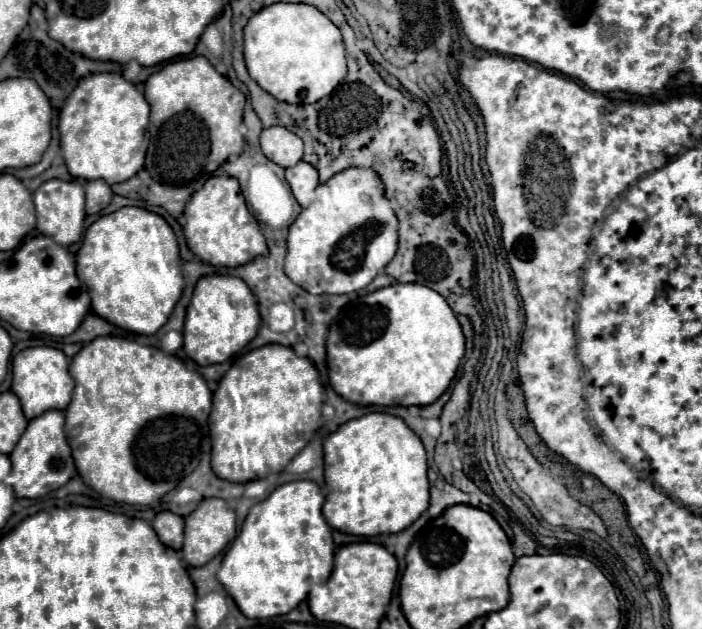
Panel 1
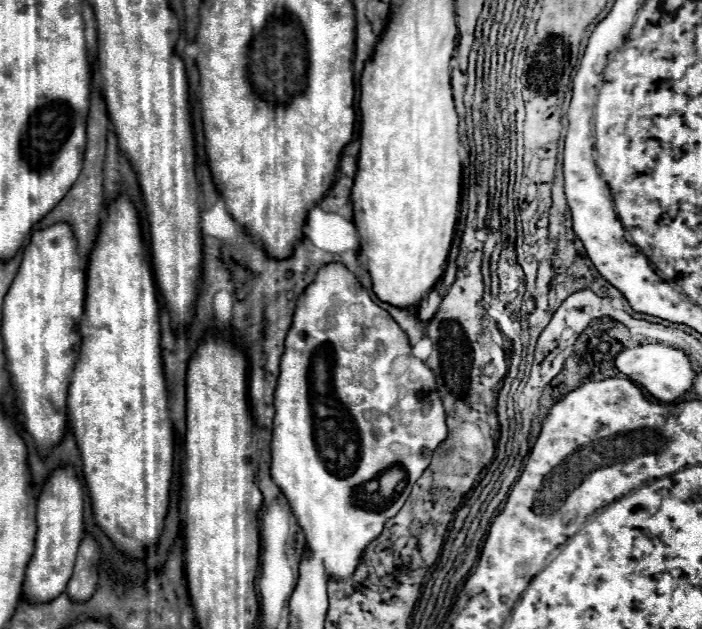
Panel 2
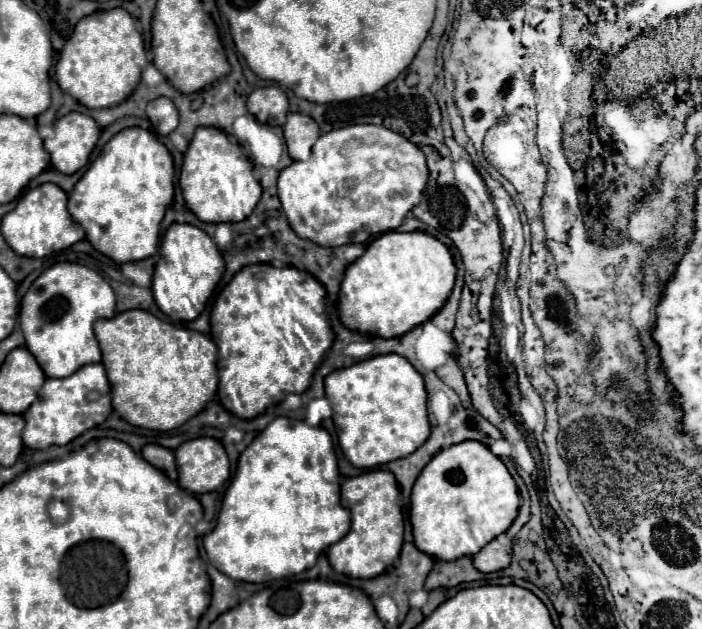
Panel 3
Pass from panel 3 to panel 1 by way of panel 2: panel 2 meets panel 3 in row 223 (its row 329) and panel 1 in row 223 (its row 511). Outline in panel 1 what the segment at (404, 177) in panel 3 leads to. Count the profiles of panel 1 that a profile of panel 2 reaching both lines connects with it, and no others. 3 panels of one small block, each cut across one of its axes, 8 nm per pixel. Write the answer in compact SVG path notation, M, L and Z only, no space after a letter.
M344 168L314 190L314 200L292 222L288 232L286 276L310 294L350 294L366 288L394 258L398 248L398 218L386 196L382 178L372 168Z

